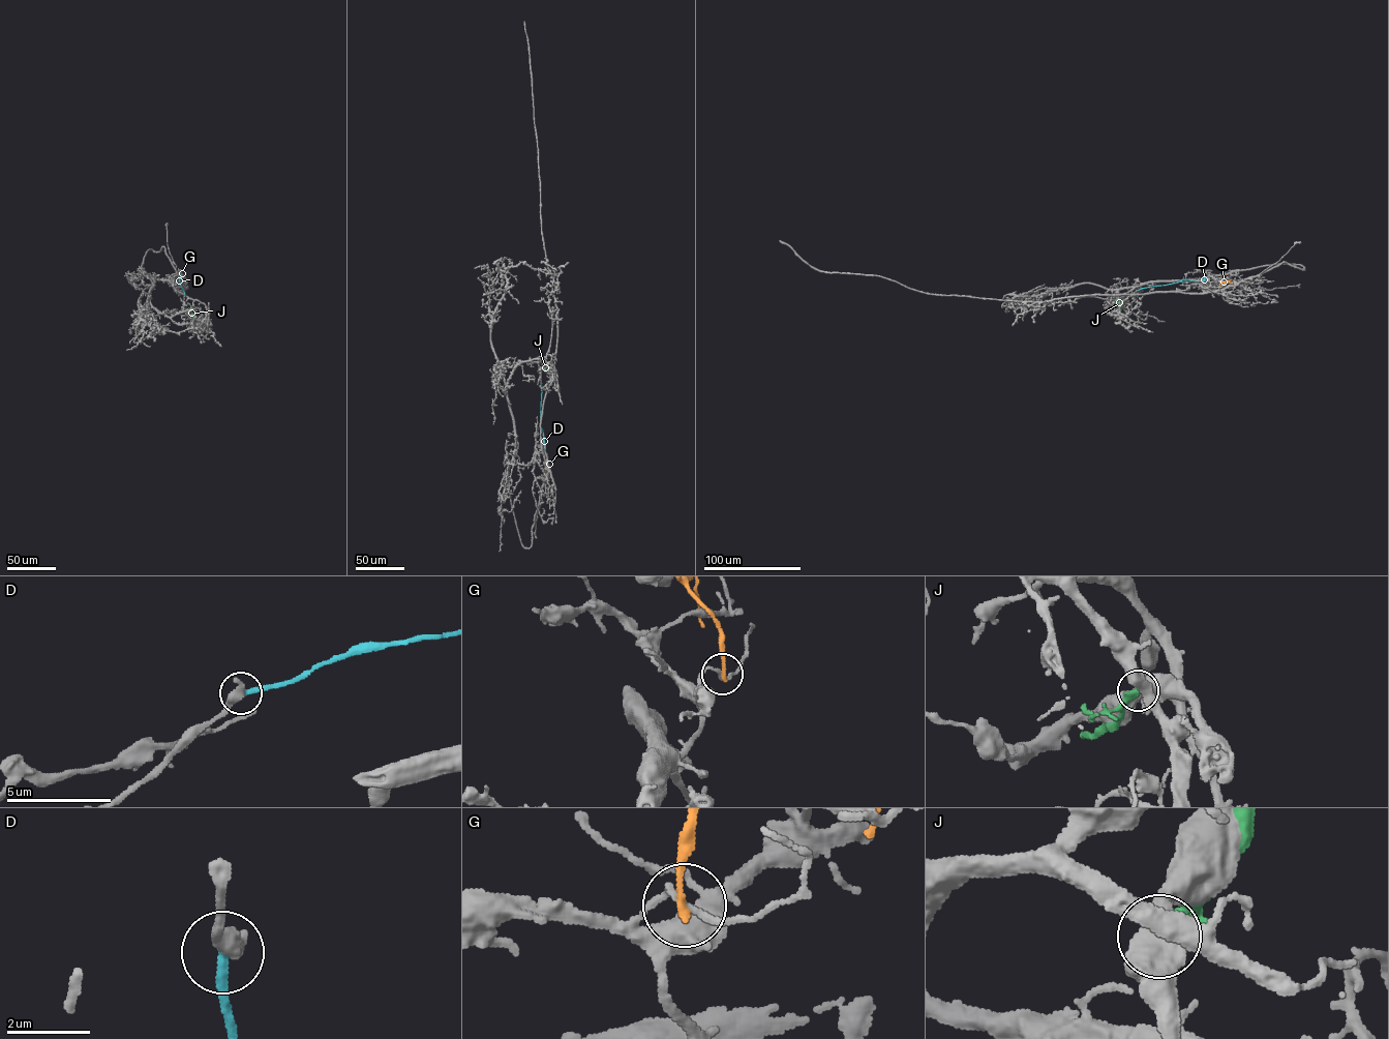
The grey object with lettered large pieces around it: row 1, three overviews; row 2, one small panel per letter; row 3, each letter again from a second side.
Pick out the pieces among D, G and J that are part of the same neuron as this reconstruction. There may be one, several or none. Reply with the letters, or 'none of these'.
none of these

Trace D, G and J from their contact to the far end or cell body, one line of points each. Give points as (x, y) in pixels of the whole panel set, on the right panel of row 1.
D: (1137, 290), (1182, 279), (1207, 278)
G: (1219, 287), (1221, 283), (1232, 281)
J: (1118, 313), (1119, 299)

